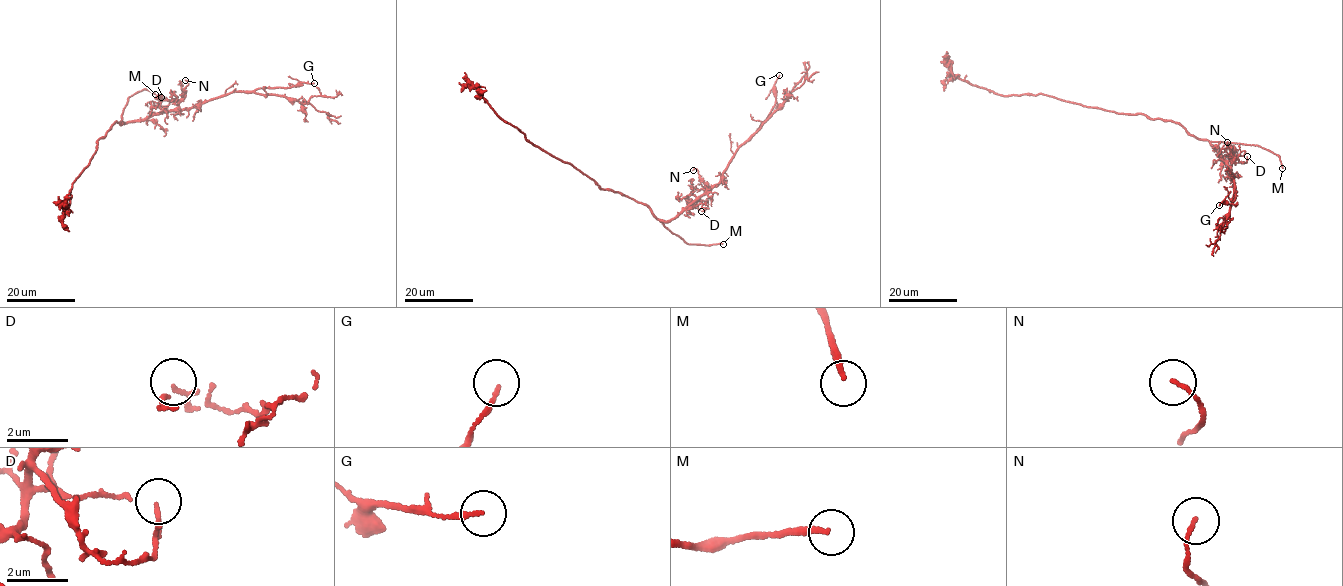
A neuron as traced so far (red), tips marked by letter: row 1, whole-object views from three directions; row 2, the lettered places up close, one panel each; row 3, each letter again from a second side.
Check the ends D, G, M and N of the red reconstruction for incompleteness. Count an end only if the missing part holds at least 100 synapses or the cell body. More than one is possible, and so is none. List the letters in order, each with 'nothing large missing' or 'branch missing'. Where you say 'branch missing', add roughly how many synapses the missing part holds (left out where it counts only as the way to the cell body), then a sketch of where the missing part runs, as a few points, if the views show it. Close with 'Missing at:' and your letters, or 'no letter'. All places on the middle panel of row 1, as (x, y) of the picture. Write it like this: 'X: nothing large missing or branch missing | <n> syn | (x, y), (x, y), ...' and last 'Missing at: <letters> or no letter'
D: nothing large missing
G: nothing large missing
M: branch missing | (723, 244), (775, 229)
N: nothing large missing
Missing at: M

